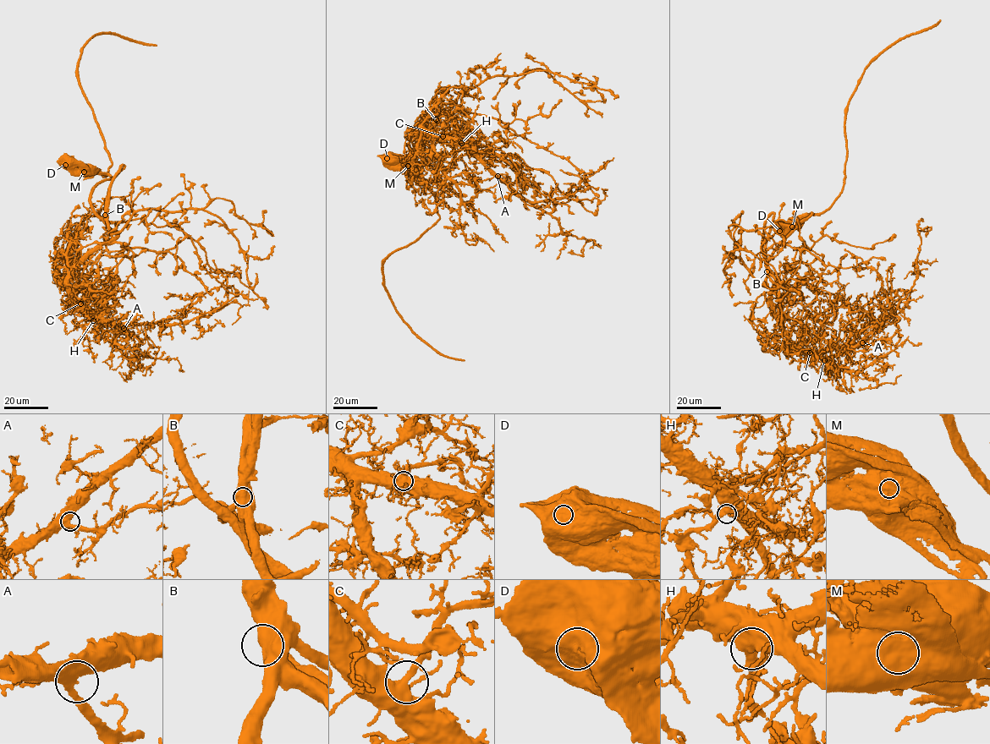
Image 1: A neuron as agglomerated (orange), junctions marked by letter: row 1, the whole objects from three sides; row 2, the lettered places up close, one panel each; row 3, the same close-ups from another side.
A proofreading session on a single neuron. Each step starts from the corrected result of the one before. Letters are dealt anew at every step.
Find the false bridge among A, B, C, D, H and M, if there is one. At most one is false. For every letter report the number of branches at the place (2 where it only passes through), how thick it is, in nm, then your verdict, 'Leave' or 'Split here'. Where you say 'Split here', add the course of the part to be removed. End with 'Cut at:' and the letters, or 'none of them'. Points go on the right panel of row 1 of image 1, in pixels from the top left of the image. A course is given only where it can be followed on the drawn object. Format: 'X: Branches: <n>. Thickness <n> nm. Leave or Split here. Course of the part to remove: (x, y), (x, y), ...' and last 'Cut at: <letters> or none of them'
A: Branches: 2. Thickness 550 nm. Leave
B: Branches: 1. Thickness 750 nm. Leave
C: Branches: 2. Thickness 550 nm. Leave
D: Branches: 1. Thickness 1200 nm. Leave
H: Branches: 2. Thickness 600 nm. Leave
M: Branches: 1. Thickness 1400 nm. Split here. Course of the part to remove: (792, 227), (801, 217), (824, 212), (842, 191), (847, 155), (845, 109), (864, 68), (892, 44), (940, 20)
Cut at: M

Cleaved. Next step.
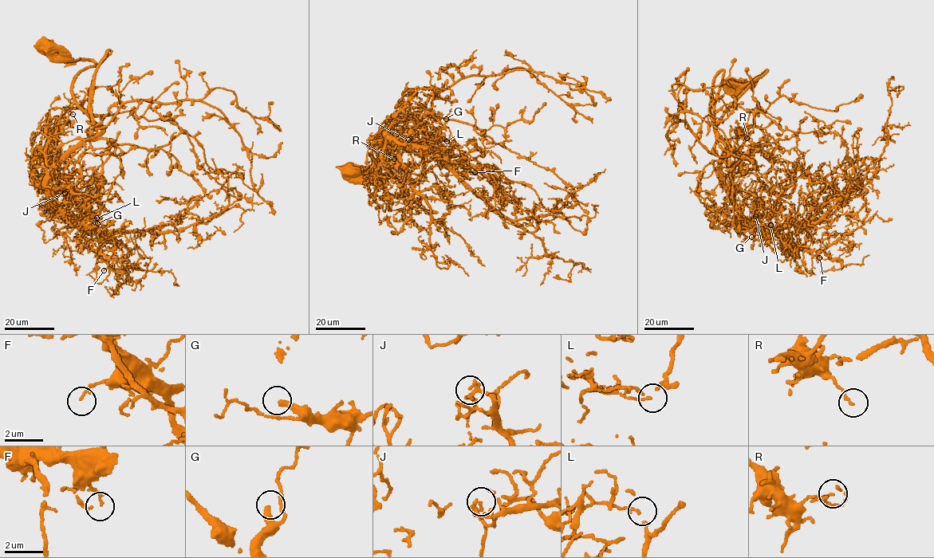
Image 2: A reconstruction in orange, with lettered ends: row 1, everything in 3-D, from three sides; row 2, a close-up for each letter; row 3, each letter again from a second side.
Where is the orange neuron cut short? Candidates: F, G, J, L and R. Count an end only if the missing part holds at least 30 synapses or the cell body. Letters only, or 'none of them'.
G, R

